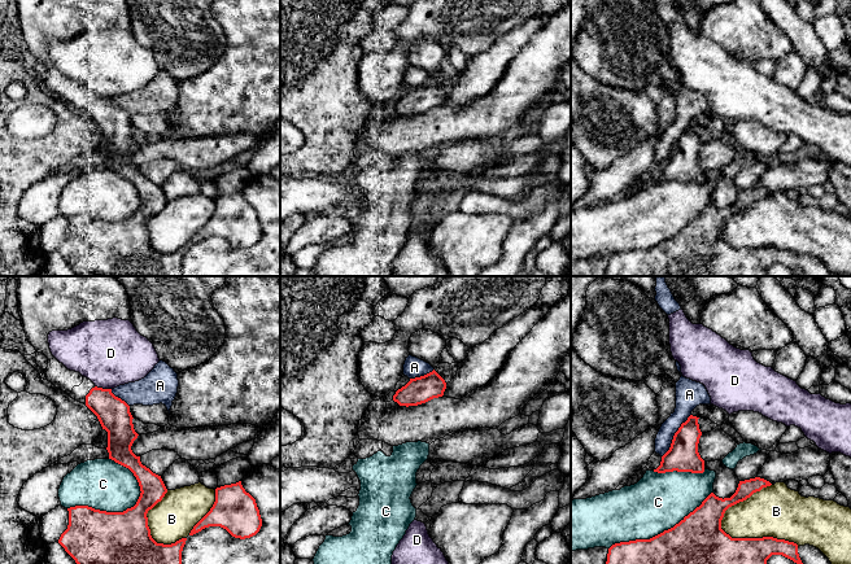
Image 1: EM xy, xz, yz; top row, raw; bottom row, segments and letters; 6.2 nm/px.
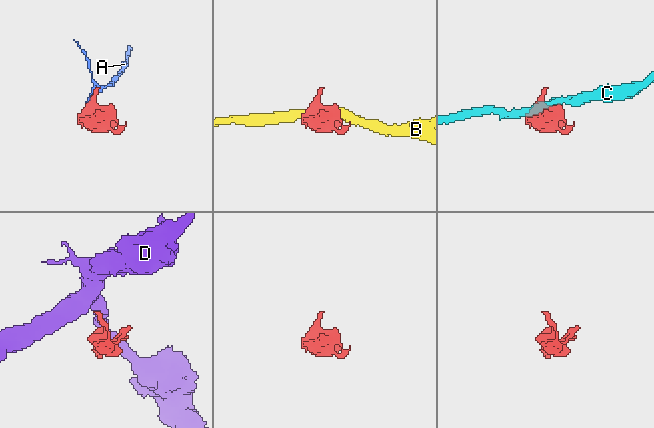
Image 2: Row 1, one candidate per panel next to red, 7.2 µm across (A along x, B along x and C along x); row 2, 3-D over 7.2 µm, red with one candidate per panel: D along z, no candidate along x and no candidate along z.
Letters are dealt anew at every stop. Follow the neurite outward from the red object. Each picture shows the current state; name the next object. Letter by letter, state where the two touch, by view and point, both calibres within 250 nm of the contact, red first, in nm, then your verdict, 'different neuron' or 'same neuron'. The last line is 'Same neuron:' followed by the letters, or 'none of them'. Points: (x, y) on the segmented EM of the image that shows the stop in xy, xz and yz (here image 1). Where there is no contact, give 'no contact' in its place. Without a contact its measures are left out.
A: meets red in yz at (673, 436); 190 nm thick on the red side, 150 nm on the other; different neuron
B: meets red in yz at (756, 538); 200 nm thick on the red side, 320 nm on the other; different neuron
C: meets red in xy at (112, 512); 340 nm thick on the red side, 320 nm on the other; different neuron
D: meets red in xy at (103, 389); 200 nm thick on the red side, 420 nm on the other; different neuron
Same neuron: none of them

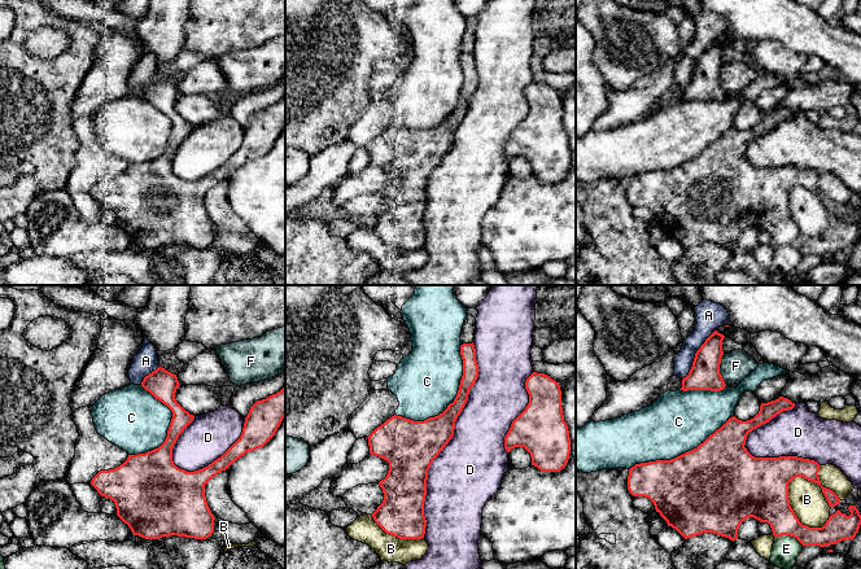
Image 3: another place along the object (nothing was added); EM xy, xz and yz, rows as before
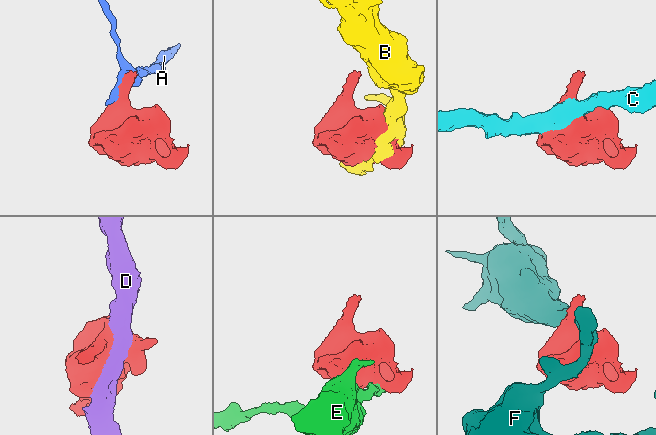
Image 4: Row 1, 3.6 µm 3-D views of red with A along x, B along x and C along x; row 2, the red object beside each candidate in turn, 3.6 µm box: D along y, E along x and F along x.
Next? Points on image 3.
A: meets red in yz at (695, 355); 190 nm thick on the red side, 170 nm on the other; different neuron
B: meets red in yz at (789, 482); 380 nm thick on the red side, 220 nm on the other; different neuron
C: meets red in xz at (453, 402); 220 nm thick on the red side, 400 nm on the other; different neuron
D: meets red in xz at (450, 438); 320 nm thick on the red side, 420 nm on the other; different neuron
E: meets red in yz at (789, 534); 260 nm thick on the red side, 170 nm on the other; different neuron
F: meets red in yz at (719, 370); 190 nm thick on the red side, 190 nm on the other; different neuron
Same neuron: none of them

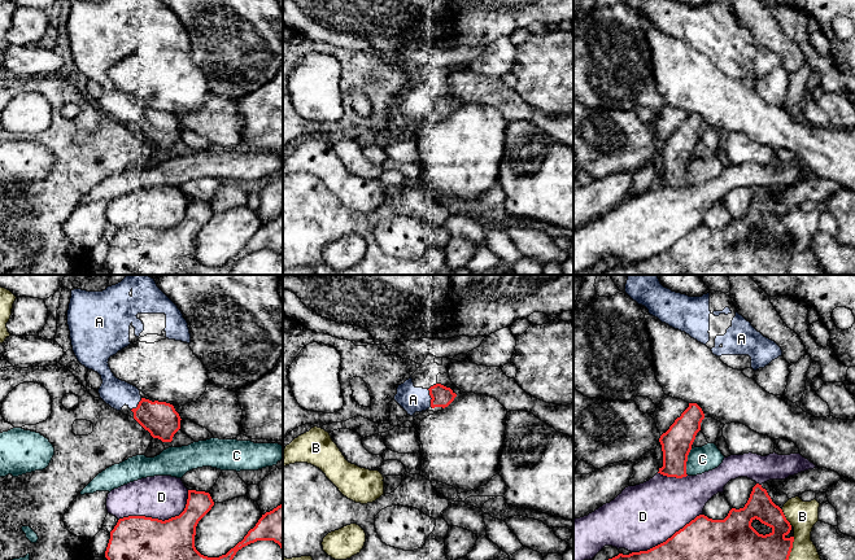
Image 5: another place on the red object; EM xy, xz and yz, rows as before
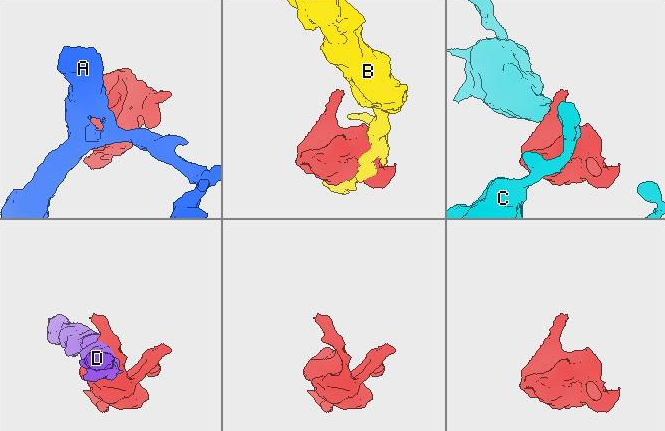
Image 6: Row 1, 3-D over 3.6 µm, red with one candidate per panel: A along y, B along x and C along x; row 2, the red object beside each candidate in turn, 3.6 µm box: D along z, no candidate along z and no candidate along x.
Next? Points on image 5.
A: meets red in xz at (431, 397); 130 nm thick on the red side, 160 nm on the other; same neuron
B: meets red in yz at (785, 517); 170 nm thick on the red side, 180 nm on the other; different neuron
C: meets red in yz at (686, 460); 190 nm thick on the red side, 160 nm on the other; different neuron
D: meets red in xy at (160, 520); 280 nm thick on the red side, 280 nm on the other; different neuron
Same neuron: A

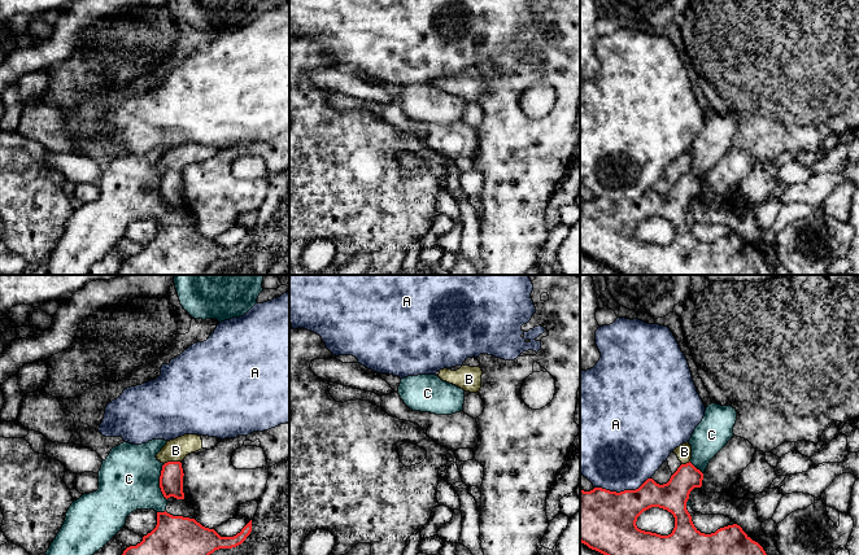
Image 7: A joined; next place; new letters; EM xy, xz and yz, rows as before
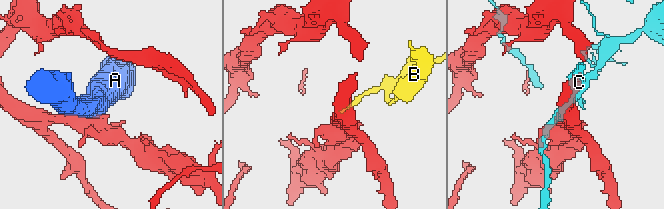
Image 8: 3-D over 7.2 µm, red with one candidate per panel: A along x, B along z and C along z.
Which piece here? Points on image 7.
A: meets red in yz at (622, 492); 380 nm thick on the red side, 480 nm on the other; different neuron
B: meets red in xy at (171, 462); 140 nm thick on the red side, 140 nm on the other; same neuron
C: meets red in xy at (160, 483); 140 nm thick on the red side, 380 nm on the other; different neuron
Same neuron: B

